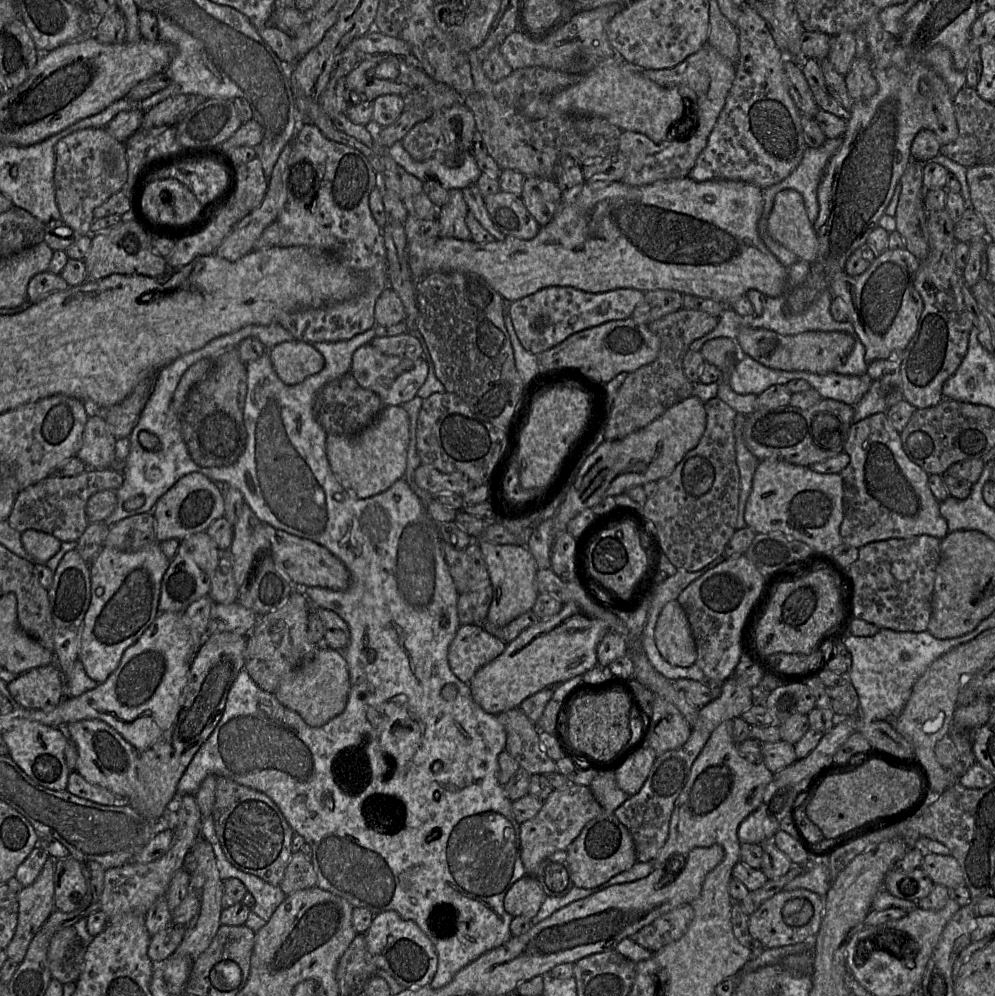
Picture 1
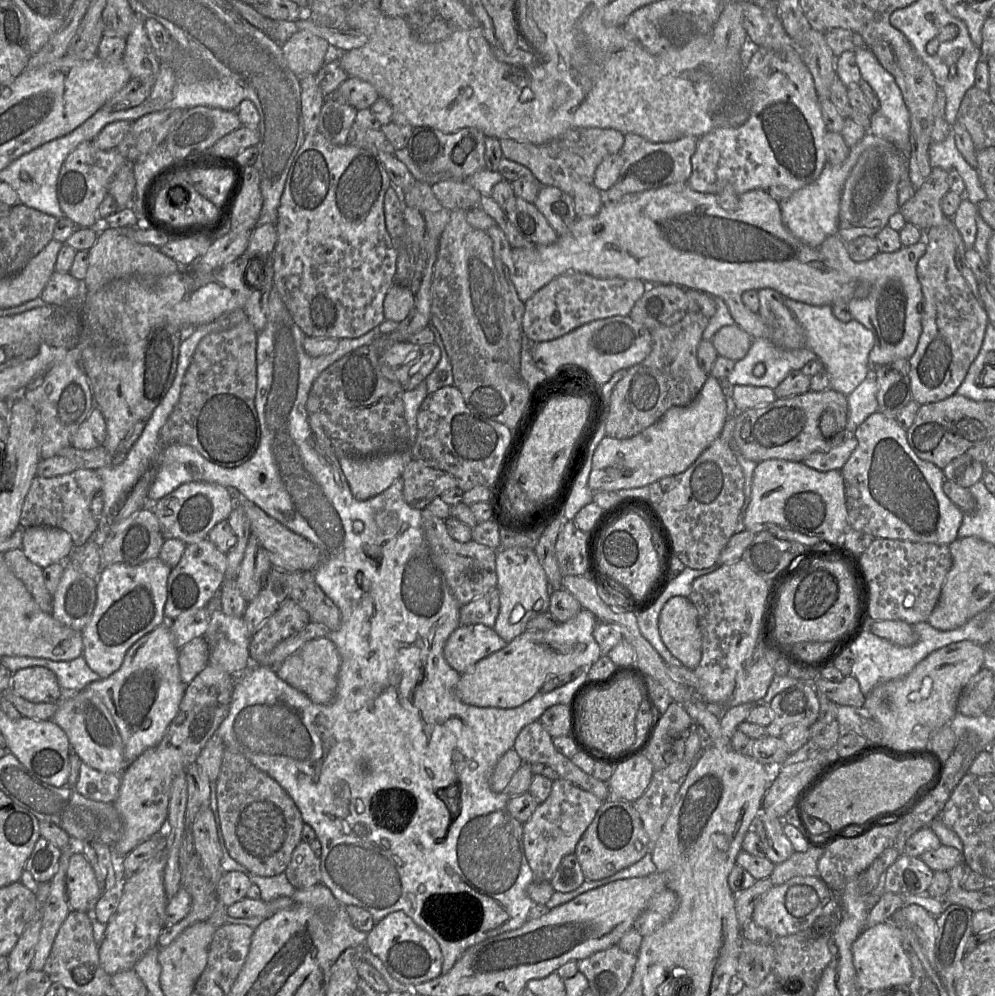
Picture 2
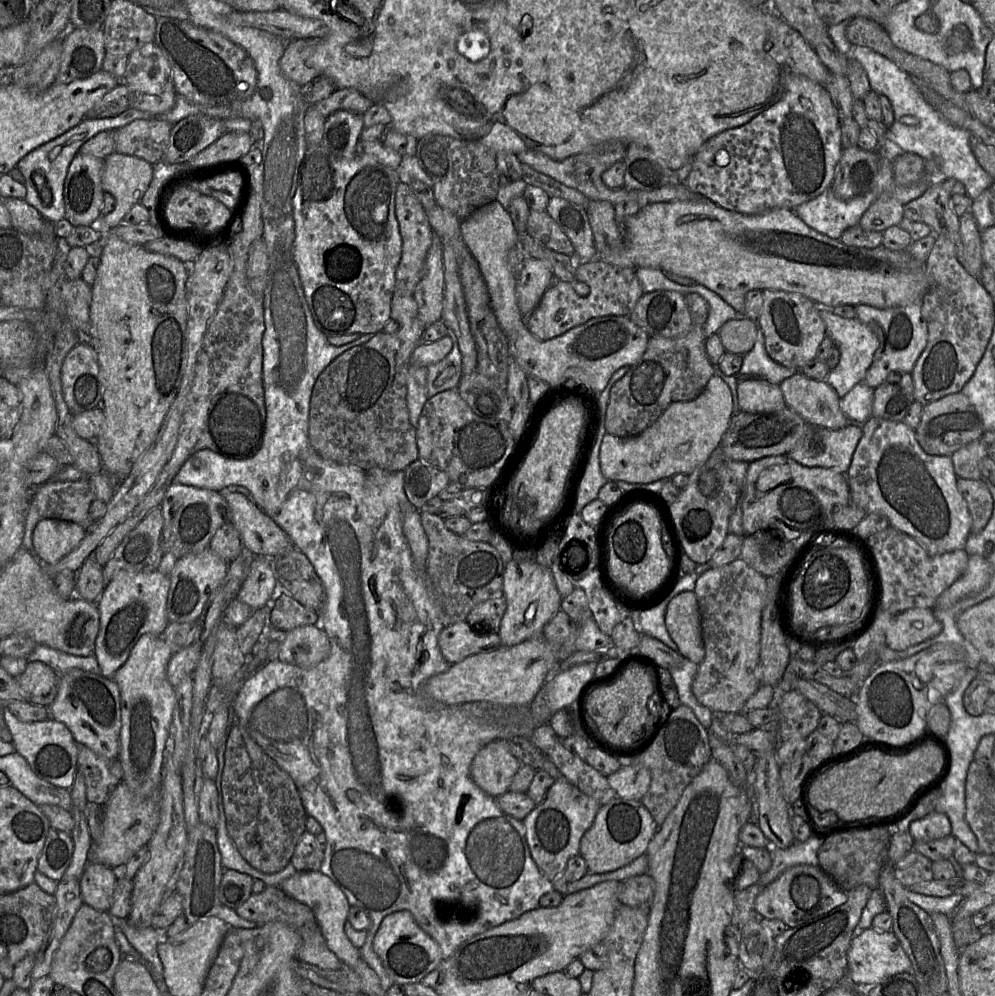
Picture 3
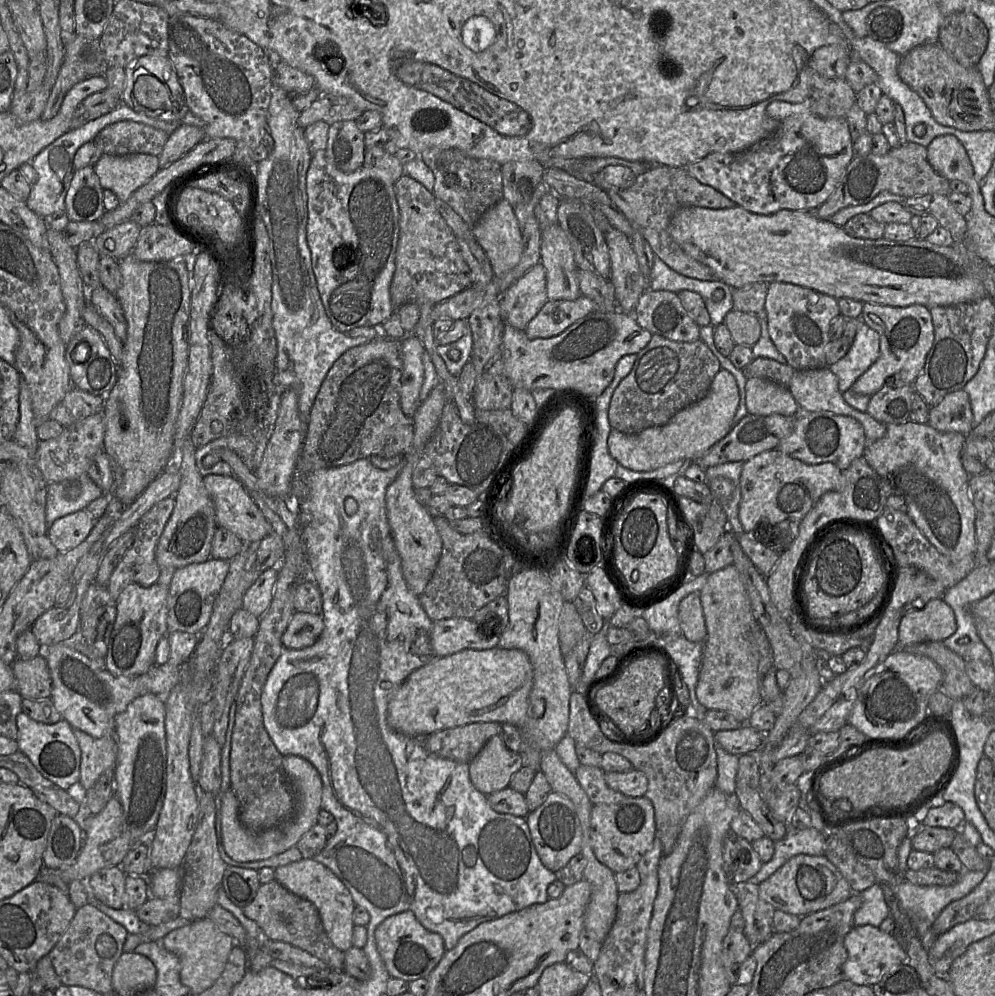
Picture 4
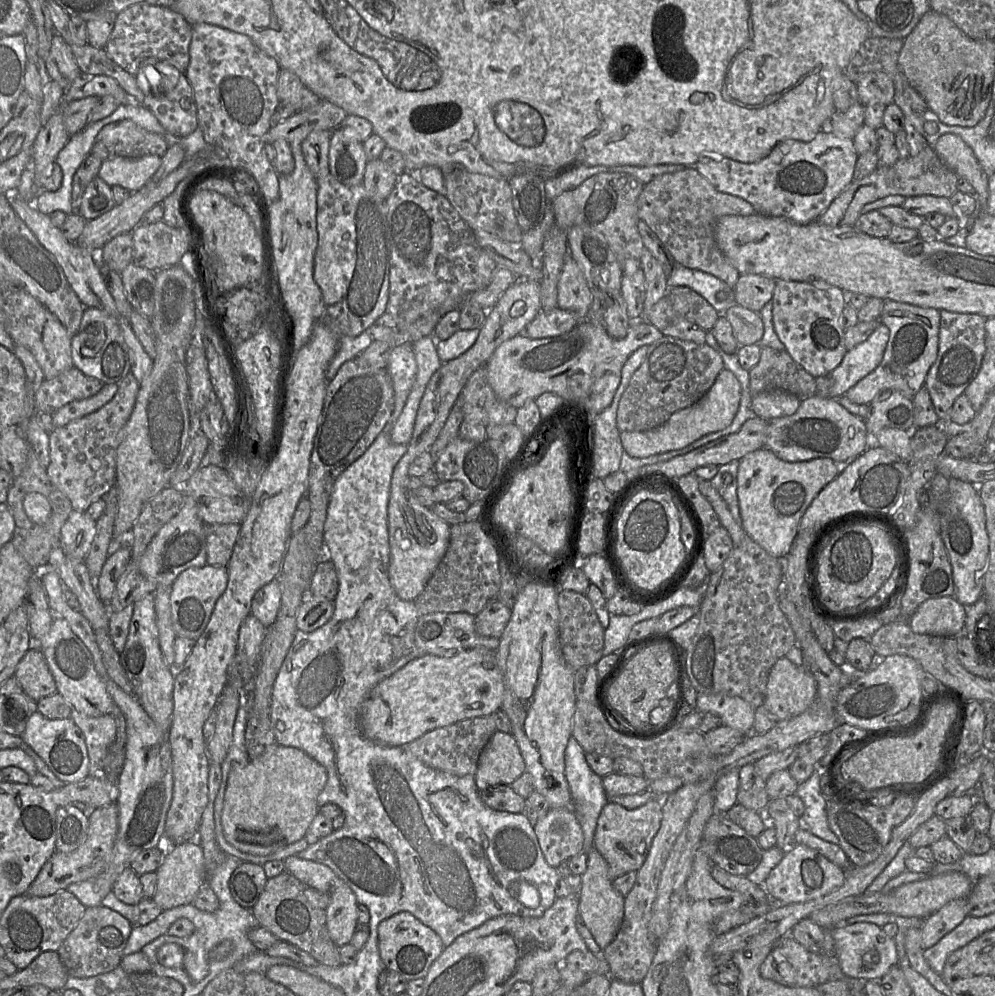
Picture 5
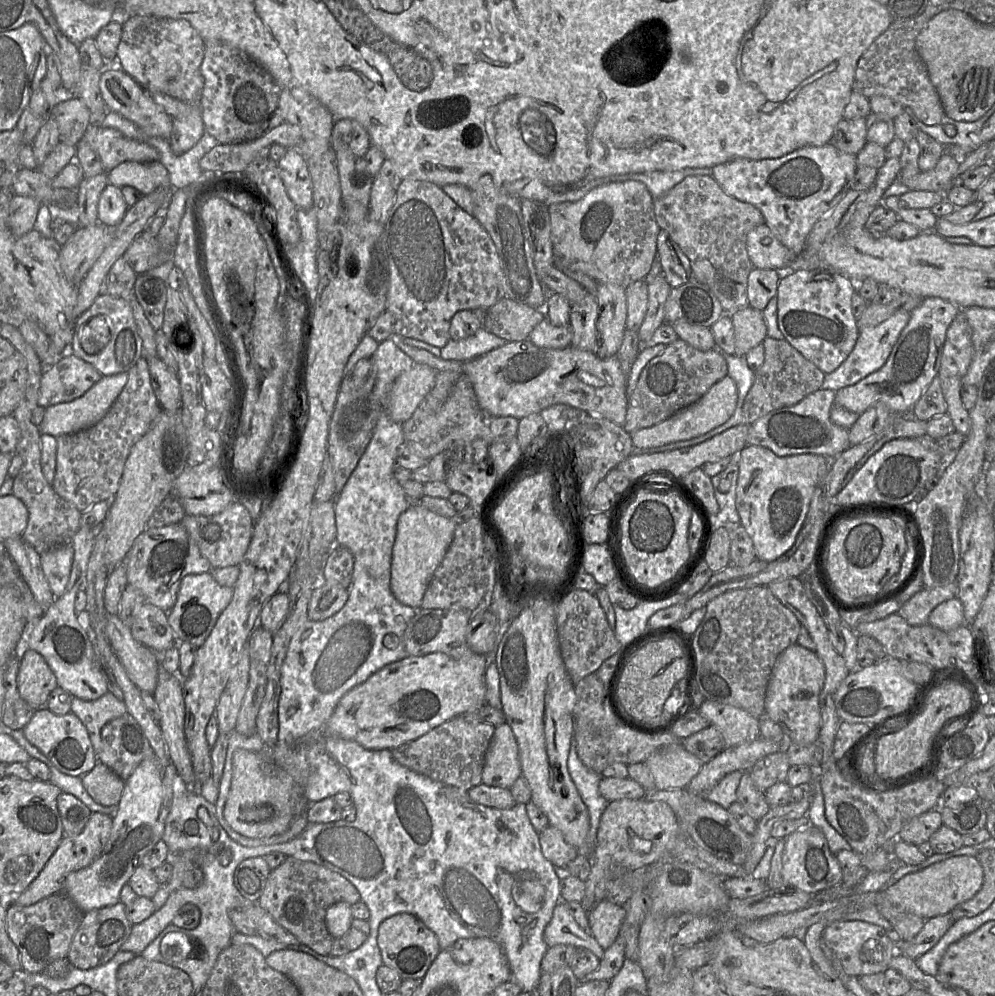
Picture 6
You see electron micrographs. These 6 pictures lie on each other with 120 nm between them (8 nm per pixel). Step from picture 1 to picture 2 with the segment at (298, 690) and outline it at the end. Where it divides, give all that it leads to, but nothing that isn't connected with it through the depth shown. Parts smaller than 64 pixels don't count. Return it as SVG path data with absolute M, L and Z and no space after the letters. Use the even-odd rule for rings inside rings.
M323 636L307 642L287 657L276 673L287 684L306 694L312 702L327 705L336 697L340 666L341 658L335 644L329 636Z

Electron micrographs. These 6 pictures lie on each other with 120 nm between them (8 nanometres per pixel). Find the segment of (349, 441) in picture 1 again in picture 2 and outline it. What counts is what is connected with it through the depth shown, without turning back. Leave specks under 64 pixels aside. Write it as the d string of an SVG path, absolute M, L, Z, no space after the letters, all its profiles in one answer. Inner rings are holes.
M410 448L392 454L370 457L338 457L354 498L368 500L386 489L402 474L413 459Z

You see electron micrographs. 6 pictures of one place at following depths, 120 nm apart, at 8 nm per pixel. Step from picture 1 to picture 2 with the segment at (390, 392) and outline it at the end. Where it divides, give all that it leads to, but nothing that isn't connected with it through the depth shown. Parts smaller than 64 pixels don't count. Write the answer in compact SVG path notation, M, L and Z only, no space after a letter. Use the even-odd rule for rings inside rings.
M400 342L387 348L380 357L385 377L399 382L404 391L413 390L433 371L441 359L438 344L415 345Z

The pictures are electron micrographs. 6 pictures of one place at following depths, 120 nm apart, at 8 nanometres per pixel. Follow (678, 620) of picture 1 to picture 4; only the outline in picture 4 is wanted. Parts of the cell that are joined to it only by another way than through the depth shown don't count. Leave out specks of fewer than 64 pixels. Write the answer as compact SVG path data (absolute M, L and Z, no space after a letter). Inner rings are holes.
M699 592L683 598L679 604L678 617L683 636L691 642L704 642L707 632Z

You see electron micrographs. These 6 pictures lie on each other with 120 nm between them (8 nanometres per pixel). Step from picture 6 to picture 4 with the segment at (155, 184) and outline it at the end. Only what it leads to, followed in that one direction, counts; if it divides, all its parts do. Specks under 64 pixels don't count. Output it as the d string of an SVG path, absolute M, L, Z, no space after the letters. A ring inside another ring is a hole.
M143 153L103 154L94 170L101 187L114 192L122 204L160 170L159 157Z

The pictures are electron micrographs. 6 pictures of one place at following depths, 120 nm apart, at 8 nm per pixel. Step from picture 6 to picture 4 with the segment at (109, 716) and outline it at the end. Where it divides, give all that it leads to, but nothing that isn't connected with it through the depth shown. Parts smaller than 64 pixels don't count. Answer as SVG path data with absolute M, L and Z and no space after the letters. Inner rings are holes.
M73 730L81 750L78 784L87 791L94 786L107 769L115 766L117 739L114 732L95 738L81 730Z

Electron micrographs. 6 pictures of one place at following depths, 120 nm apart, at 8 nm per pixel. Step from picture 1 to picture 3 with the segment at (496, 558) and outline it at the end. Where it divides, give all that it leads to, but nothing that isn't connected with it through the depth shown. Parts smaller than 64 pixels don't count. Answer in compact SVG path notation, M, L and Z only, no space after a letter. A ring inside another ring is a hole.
M511 560L505 565L502 590L507 608L498 634L503 647L511 647L530 638L541 637L544 626L561 610L562 597L552 574L535 560Z

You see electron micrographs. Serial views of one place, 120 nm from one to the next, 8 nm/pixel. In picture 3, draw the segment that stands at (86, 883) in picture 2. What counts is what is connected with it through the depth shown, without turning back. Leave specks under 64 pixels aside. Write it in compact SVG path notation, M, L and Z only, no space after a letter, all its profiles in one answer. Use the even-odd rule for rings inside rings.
M89 861L79 880L80 894L84 904L100 912L108 912L113 902L117 870Z

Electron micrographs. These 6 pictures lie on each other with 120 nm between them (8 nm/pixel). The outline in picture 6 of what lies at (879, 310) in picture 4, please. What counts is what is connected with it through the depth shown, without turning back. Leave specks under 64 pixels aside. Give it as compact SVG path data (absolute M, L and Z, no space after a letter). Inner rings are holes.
M942 298L923 299L910 312L910 319L886 363L856 384L836 391L835 405L859 415L875 405L886 405L900 414L911 414L913 406L938 374L947 329L960 311L957 305Z

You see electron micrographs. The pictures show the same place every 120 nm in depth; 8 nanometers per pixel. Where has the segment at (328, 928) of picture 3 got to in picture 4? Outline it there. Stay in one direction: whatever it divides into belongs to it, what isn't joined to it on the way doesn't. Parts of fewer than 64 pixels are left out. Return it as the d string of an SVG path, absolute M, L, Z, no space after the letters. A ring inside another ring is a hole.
M302 858L275 869L274 880L294 895L311 902L317 909L323 928L331 943L345 952L353 946L353 913L355 903L344 884L323 864Z

